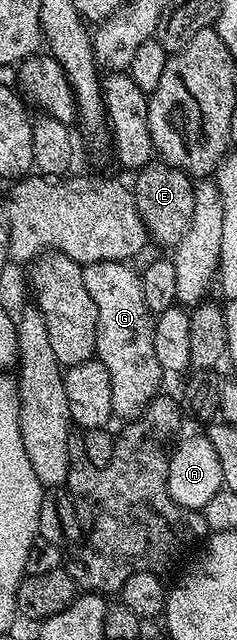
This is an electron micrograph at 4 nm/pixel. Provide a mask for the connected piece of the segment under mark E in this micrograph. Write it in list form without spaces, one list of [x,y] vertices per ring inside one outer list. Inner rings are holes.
[[[150,162],[136,173],[137,181],[131,184],[135,206],[154,245],[176,249],[177,243],[191,226],[191,214],[195,214],[195,184],[189,173],[172,168],[164,162]]]

